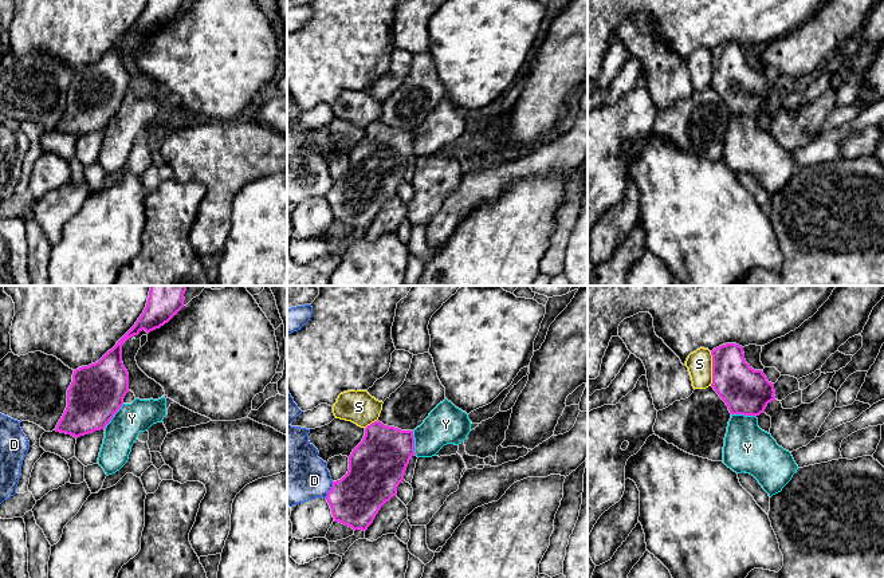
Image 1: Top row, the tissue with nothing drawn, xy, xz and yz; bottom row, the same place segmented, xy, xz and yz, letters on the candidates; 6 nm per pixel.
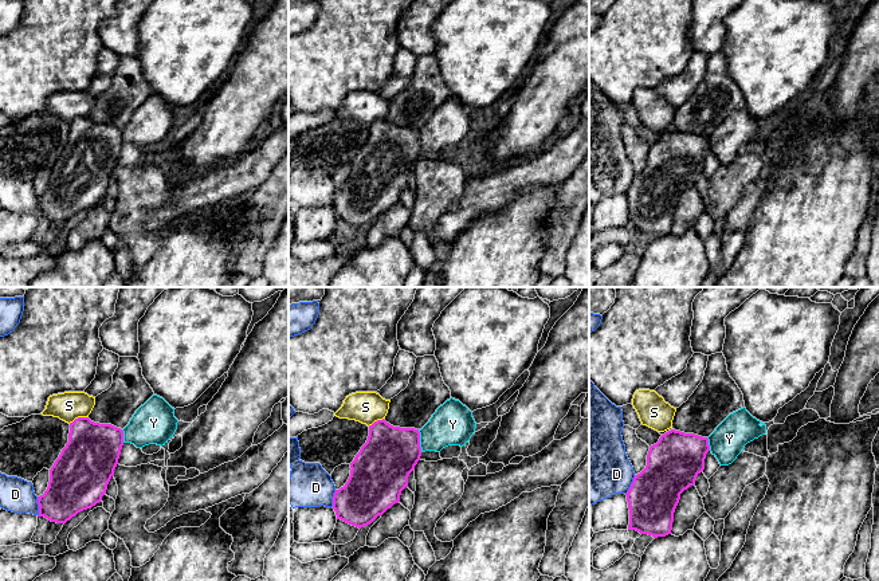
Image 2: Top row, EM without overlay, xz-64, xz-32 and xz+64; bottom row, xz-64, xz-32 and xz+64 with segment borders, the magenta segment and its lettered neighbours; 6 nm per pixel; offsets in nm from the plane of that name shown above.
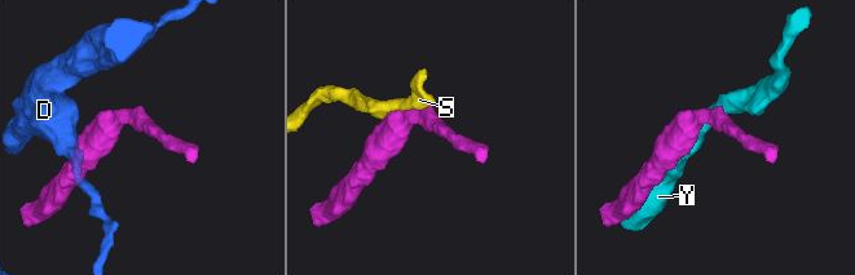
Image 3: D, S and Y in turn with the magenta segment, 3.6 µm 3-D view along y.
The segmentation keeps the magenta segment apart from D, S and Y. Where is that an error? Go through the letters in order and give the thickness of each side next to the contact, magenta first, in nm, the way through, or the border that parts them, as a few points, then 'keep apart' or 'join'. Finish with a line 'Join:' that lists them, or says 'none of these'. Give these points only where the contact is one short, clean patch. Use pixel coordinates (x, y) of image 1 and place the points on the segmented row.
D: 300 nm thick on the magenta side, 360 nm on the other; keep apart
S: 280 nm thick on the magenta side, 150 nm on the other; keep apart
Y: 320 nm thick on the magenta side, 190 nm on the other; border along xy (124, 404), (103, 428); keep apart
Join: none of these

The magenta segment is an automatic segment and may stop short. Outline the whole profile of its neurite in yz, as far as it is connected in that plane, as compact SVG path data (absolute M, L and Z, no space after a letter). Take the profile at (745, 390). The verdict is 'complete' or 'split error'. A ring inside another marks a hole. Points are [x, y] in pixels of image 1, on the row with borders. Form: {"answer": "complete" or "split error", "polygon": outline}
{"answer": "complete", "polygon": "M726 343L711 351L711 386L726 402L731 414L759 416L775 400L774 384L762 370L754 370L744 359L743 347Z"}

